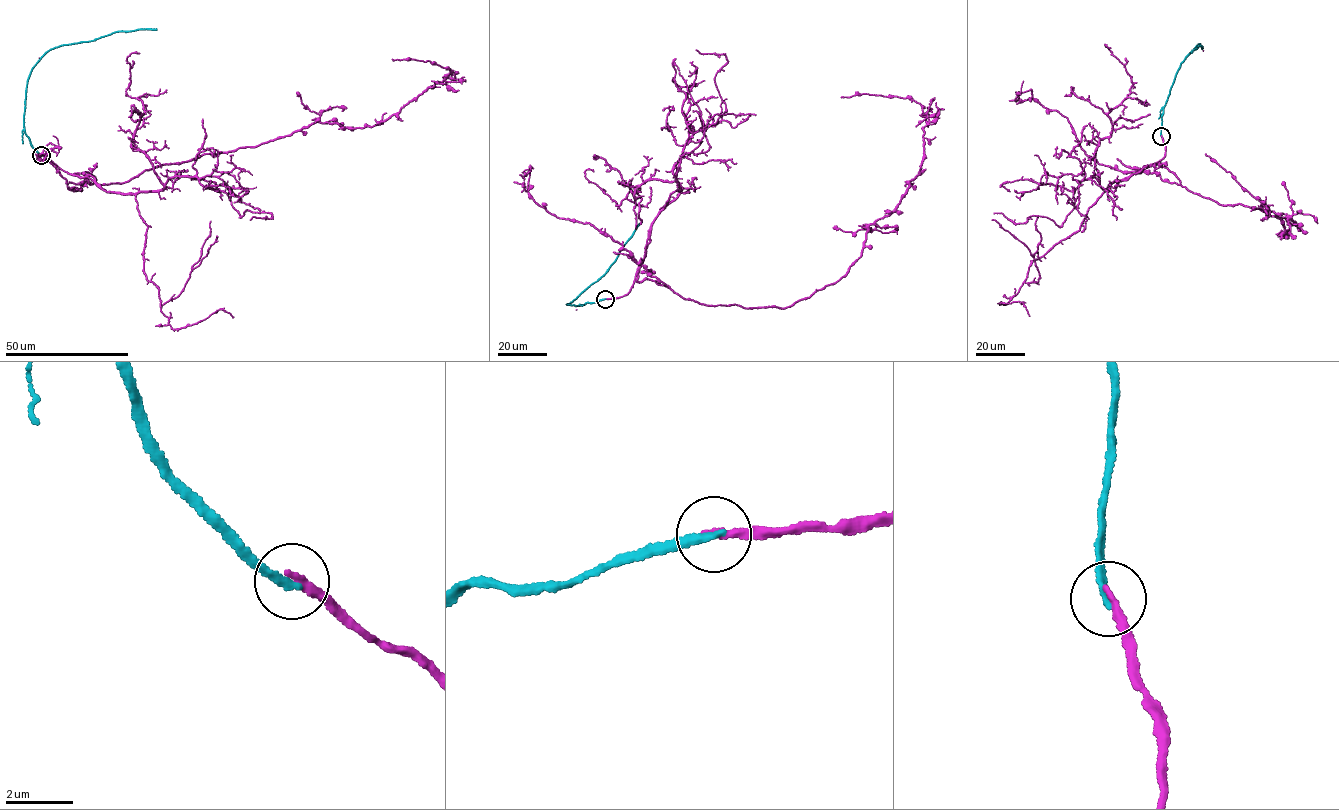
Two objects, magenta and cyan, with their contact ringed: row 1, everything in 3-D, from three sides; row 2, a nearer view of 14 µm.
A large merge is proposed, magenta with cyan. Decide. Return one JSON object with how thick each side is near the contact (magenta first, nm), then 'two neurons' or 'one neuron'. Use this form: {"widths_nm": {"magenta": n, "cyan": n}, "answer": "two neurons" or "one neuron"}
{"widths_nm": {"magenta": 260, "cyan": 240}, "answer": "two neurons"}

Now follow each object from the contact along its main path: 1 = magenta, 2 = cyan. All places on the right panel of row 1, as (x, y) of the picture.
1: (1162, 137), (1164, 157), (1151, 165), (1181, 185), (1300, 228), (1291, 219), (1283, 238), (1280, 219), (1205, 153)
2: (1161, 136), (1163, 107), (1174, 76), (1181, 62), (1195, 47), (1200, 44), (1203, 47), (1191, 51)

